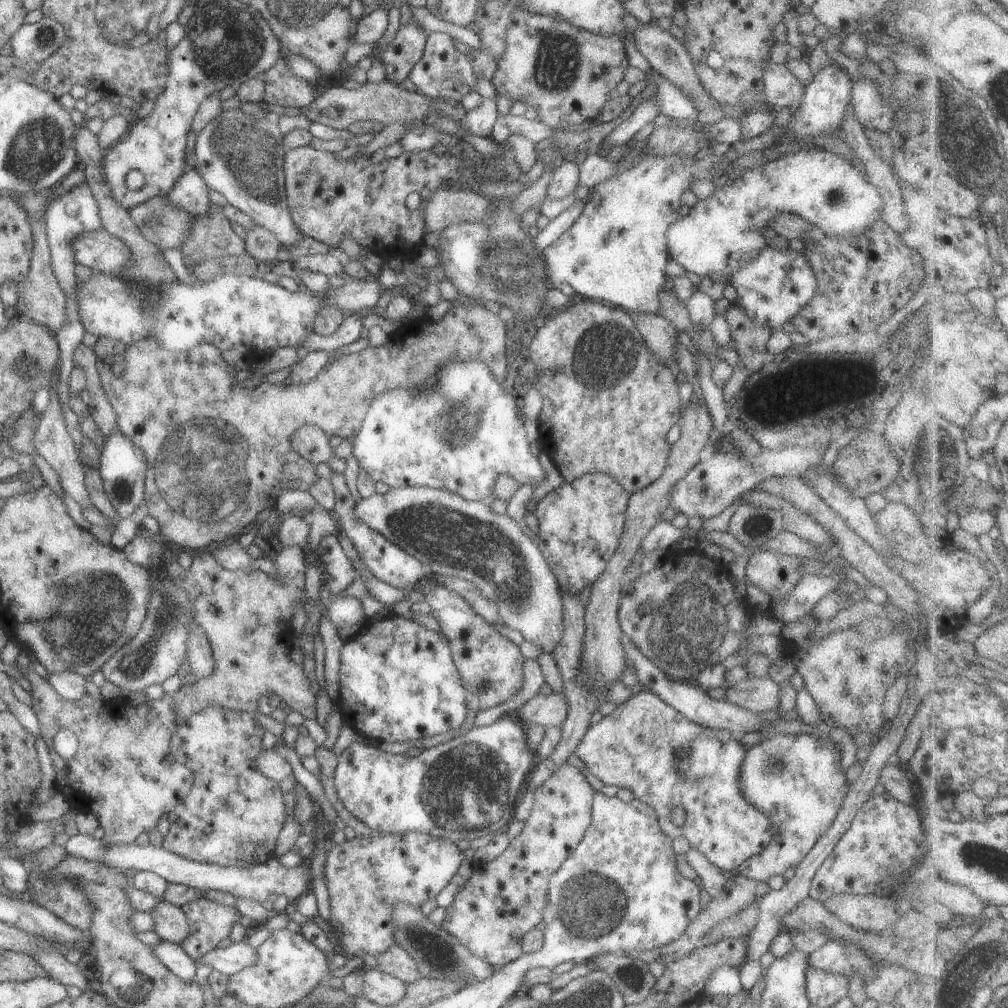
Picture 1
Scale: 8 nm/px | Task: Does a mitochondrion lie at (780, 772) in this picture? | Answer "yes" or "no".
yes

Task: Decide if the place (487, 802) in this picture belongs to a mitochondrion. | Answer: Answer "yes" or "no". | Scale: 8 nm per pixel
yes

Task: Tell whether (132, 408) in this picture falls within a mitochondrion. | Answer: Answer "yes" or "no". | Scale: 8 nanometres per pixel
no

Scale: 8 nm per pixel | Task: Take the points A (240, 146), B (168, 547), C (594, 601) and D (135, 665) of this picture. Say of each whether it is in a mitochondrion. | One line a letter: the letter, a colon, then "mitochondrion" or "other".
A: mitochondrion
B: other
C: other
D: mitochondrion

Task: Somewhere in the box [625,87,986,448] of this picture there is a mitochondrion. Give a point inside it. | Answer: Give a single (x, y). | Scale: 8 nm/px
(836, 197)

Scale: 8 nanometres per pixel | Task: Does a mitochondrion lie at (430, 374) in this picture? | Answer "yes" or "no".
yes

